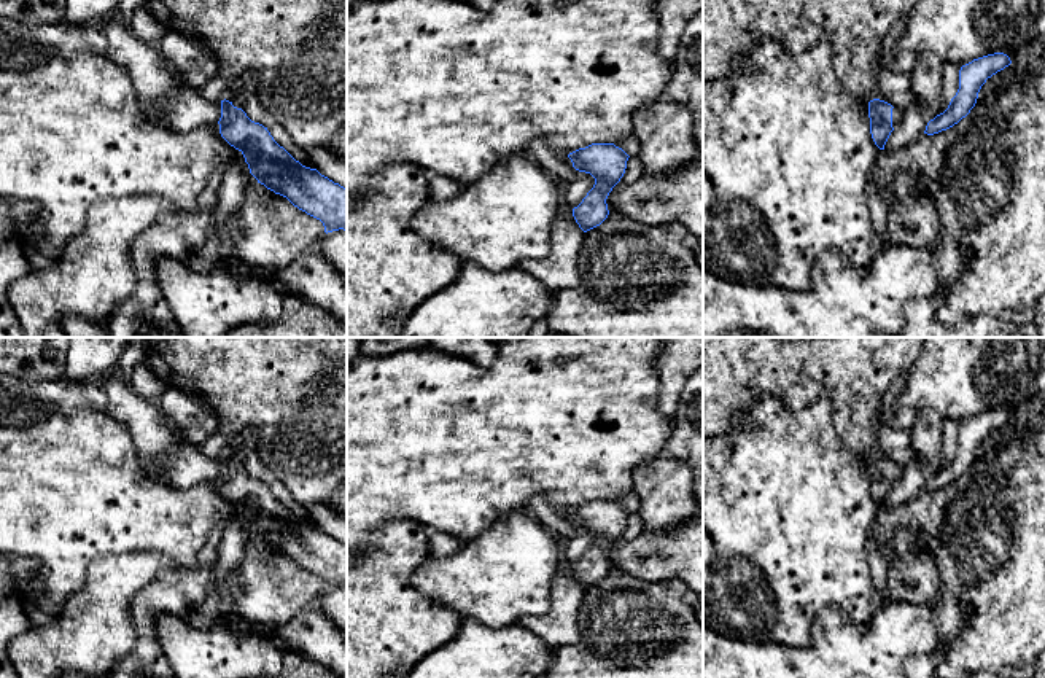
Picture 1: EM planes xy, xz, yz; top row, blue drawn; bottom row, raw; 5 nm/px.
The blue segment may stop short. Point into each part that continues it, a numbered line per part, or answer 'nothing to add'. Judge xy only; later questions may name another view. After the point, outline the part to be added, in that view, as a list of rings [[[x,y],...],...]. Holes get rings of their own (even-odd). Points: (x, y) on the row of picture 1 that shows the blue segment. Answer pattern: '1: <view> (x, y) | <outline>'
1: xy (182, 107) | [[[116,13],[97,24],[107,38],[107,56],[127,70],[142,108],[178,132],[216,124],[221,102],[207,100],[183,84],[167,65],[159,46],[138,40]]]

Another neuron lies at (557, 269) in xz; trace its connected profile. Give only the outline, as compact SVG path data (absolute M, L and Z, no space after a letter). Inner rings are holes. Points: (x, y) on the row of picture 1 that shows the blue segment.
M561 204L552 231L549 253L534 261L523 261L520 269L536 277L550 293L579 285L579 248L584 242L584 231L573 216L573 210Z

